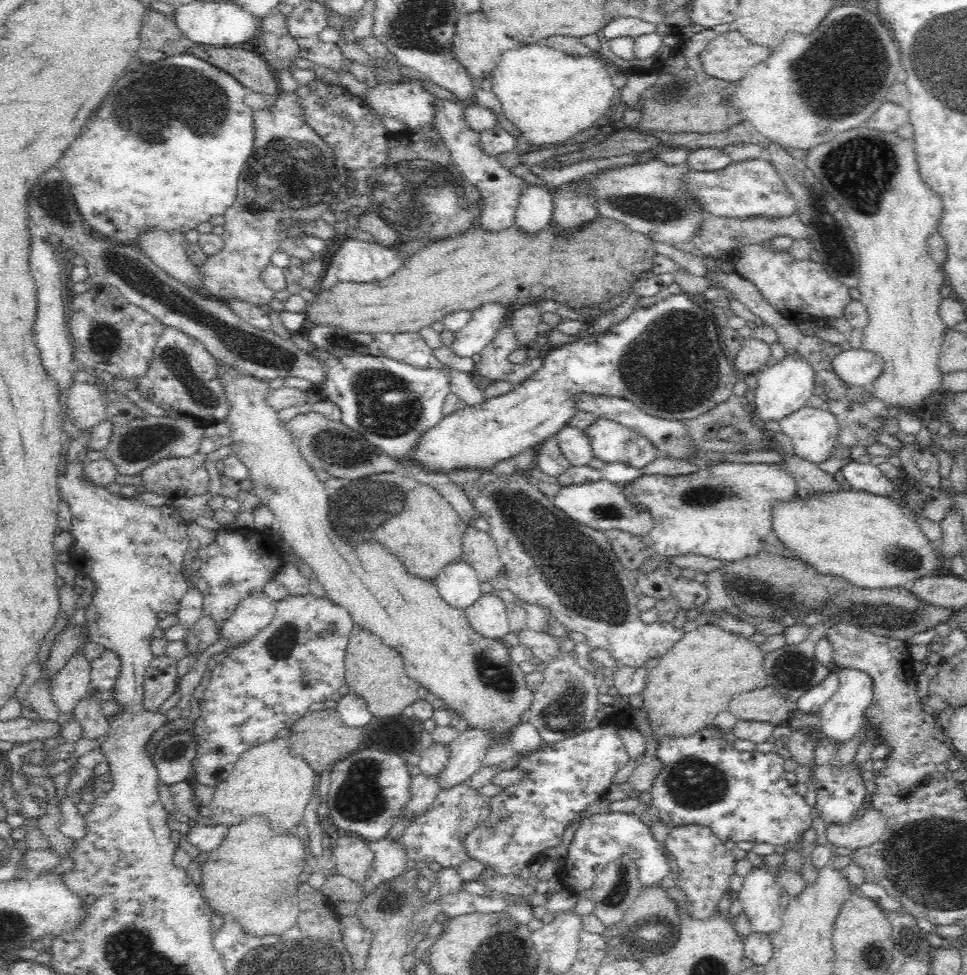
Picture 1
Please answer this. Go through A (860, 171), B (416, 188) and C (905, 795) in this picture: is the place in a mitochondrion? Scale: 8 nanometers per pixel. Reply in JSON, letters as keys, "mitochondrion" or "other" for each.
{"A":"mitochondrion","B":"mitochondrion","C":"other"}

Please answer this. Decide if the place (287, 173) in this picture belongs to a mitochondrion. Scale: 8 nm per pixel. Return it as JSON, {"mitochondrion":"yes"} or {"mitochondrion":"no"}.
{"mitochondrion":"yes"}

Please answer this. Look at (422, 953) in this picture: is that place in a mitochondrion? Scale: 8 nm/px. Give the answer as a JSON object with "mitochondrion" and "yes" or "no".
{"mitochondrion":"no"}

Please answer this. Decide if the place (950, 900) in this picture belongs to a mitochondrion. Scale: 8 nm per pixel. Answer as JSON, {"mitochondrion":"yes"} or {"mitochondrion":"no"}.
{"mitochondrion":"yes"}

